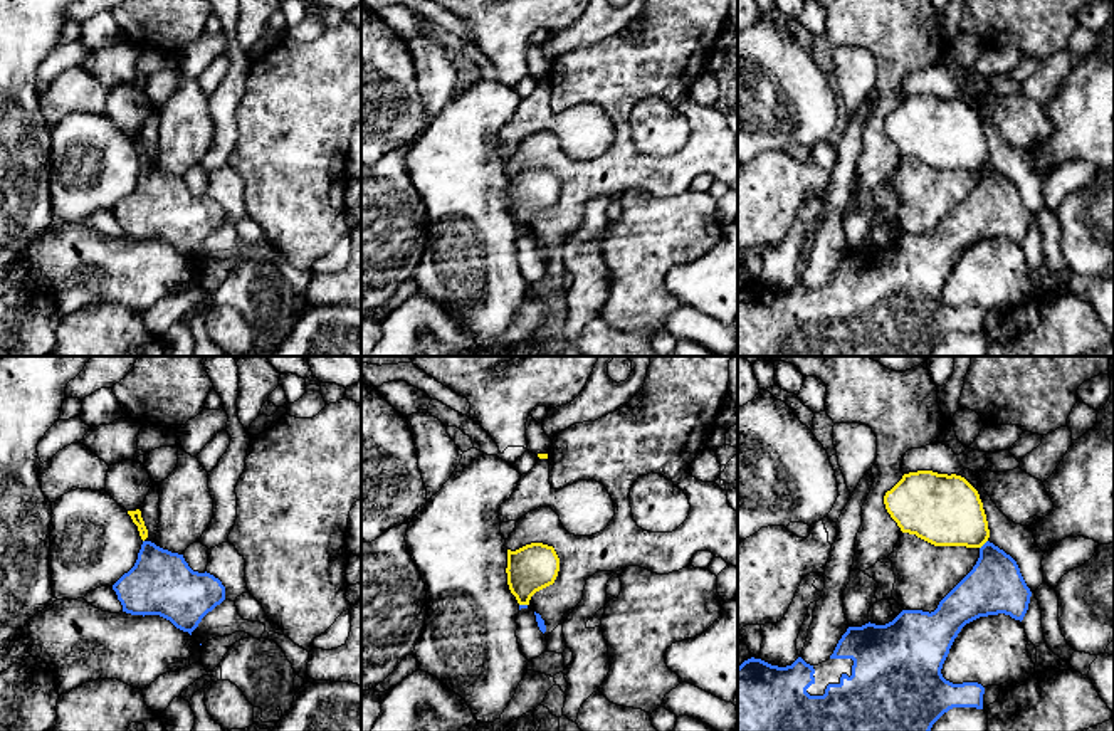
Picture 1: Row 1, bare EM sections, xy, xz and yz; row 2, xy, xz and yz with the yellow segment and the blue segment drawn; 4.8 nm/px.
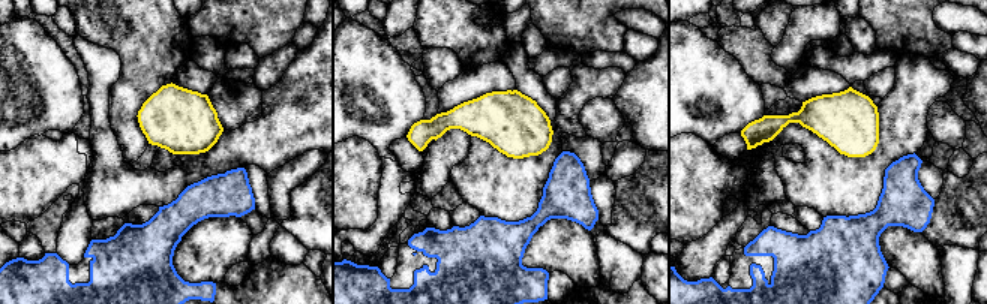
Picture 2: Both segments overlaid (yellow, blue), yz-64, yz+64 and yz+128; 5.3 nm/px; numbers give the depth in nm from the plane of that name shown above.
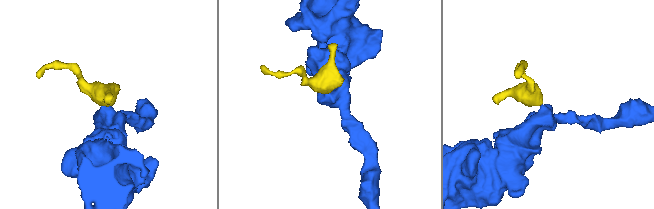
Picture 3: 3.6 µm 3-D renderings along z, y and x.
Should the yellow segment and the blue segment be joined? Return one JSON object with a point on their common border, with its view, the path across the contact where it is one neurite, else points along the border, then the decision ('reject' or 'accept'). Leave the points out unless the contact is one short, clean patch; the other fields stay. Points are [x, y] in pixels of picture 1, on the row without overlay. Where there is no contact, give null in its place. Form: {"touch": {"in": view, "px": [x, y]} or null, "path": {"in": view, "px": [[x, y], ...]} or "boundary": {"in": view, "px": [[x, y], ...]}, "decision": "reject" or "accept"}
{"touch": {"in": "yz", "px": [983, 167]}, "boundary": {"in": "yz", "px": [[987, 163], [980, 172]]}, "decision": "reject"}

